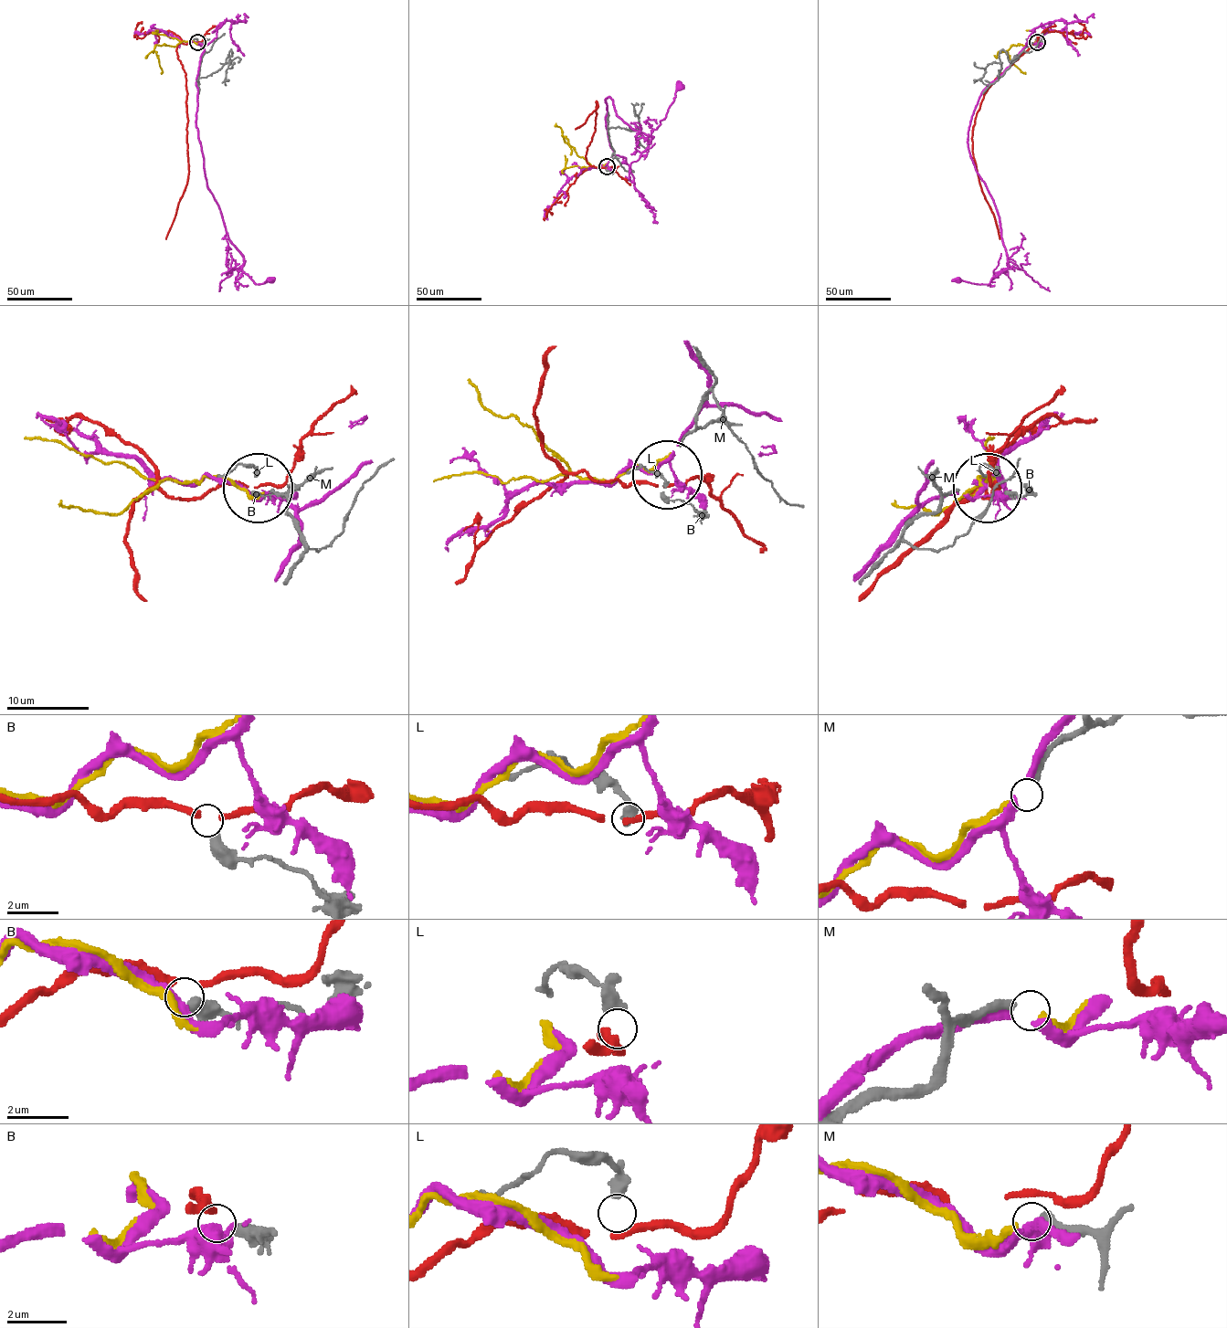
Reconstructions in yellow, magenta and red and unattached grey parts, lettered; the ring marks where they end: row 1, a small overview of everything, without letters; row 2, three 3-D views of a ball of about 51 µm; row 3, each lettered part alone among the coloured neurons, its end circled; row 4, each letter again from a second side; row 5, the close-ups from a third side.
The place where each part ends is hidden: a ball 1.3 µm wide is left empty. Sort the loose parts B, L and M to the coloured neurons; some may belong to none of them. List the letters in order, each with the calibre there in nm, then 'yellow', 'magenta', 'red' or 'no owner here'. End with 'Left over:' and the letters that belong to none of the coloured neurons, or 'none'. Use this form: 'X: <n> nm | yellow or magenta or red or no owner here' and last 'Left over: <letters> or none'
B: 440 nm | red
L: 280 nm | no owner here
M: 200 nm | yellow
Left over: L

